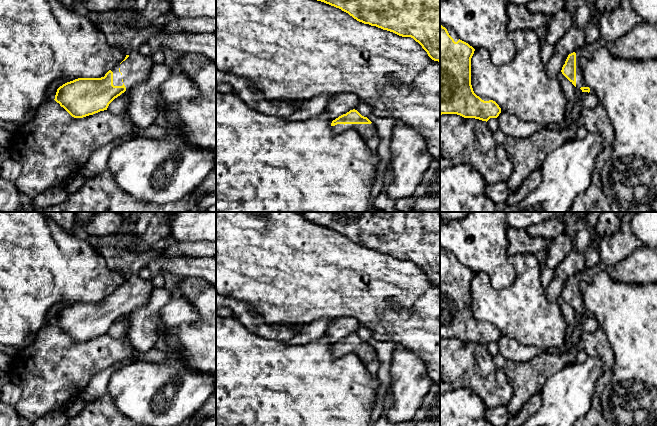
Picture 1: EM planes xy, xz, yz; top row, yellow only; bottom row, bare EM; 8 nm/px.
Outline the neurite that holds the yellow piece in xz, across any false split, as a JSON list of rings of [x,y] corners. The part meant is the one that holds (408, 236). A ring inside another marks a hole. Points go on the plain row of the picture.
[[[306,212],[303,216],[341,233],[359,246],[413,262],[432,284],[440,286],[440,212]]]

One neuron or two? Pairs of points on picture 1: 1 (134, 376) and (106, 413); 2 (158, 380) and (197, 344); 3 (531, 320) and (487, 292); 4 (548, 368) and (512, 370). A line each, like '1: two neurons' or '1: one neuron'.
1: two neurons
2: two neurons
3: one neuron
4: one neuron

